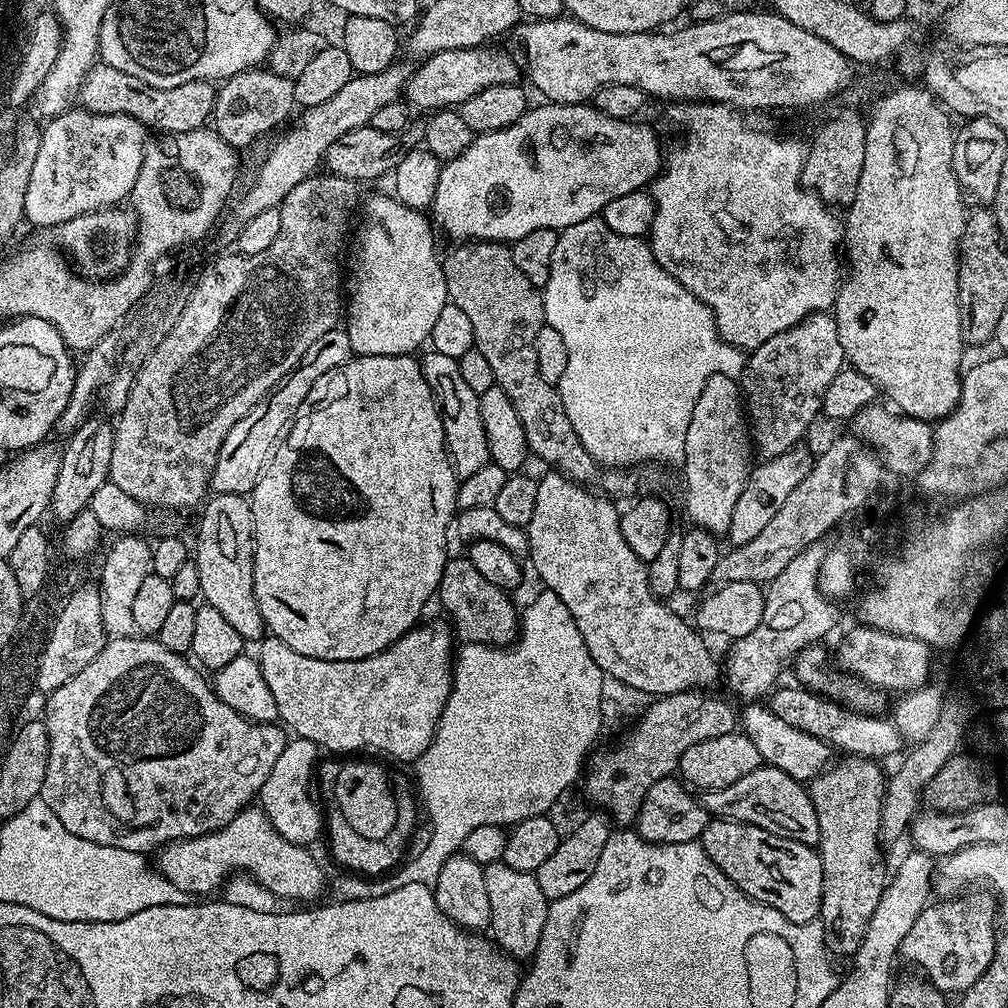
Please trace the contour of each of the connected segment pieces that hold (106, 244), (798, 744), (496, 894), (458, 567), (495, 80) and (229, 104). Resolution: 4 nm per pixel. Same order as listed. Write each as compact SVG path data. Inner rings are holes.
M124 206L100 208L97 212L87 212L78 218L70 218L70 222L59 224L54 229L54 236L55 243L79 275L87 276L89 280L110 280L119 276L132 258L134 216Z
M748 702L738 712L738 724L745 736L754 742L761 761L769 768L776 768L782 774L786 774L792 780L810 782L816 775L828 767L833 759L833 749L829 748L826 742L789 726L782 722L778 714L772 712L771 707L760 702ZM832 756L832 757L831 757Z
M503 862L484 865L486 895L490 897L490 936L497 948L513 958L531 958L540 946L542 926L546 926L546 914L550 901L542 894L535 875L514 870Z
M467 558L448 559L444 564L444 573L440 579L438 601L448 611L457 637L461 636L464 644L495 644L507 646L515 644L520 635L521 613L512 605L512 600L505 589L493 586L474 570Z
M481 46L478 48L455 48L442 50L427 57L420 69L413 71L408 78L406 100L413 109L444 110L449 106L458 106L466 102L466 98L474 98L482 90L490 86L515 84L522 76L522 68L516 65L516 60L508 52L503 52L496 46Z
M266 68L248 69L228 78L218 89L213 112L212 124L219 136L237 150L243 150L250 145L255 138L278 127L286 121L290 114L297 109L294 98L293 79L276 75Z

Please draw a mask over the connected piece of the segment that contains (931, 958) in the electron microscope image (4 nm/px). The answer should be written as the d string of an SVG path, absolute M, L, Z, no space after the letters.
M991 895L976 896L973 900L952 900L937 908L925 907L918 922L910 926L910 934L902 938L899 959L909 960L921 968L923 979L945 994L963 994L990 966L998 939L998 912Z

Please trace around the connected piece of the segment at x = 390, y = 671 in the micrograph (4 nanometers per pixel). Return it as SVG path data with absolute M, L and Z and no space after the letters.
M447 623L423 624L398 637L386 650L361 660L306 658L306 654L290 650L277 636L265 635L258 644L258 659L262 678L266 678L266 686L270 686L274 702L278 702L283 727L293 728L299 739L314 742L320 750L329 748L332 752L360 754L363 748L373 748L396 760L419 760L432 744L440 715L452 693L454 667L453 629Z

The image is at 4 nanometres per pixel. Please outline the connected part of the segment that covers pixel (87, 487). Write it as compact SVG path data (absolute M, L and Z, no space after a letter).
M85 419L84 423L67 437L68 445L60 452L60 465L58 466L58 482L54 482L54 494L50 505L51 515L56 515L60 522L72 520L91 505L94 490L98 486L109 483L108 471L110 470L110 454L114 450L114 428L111 423L104 420Z

